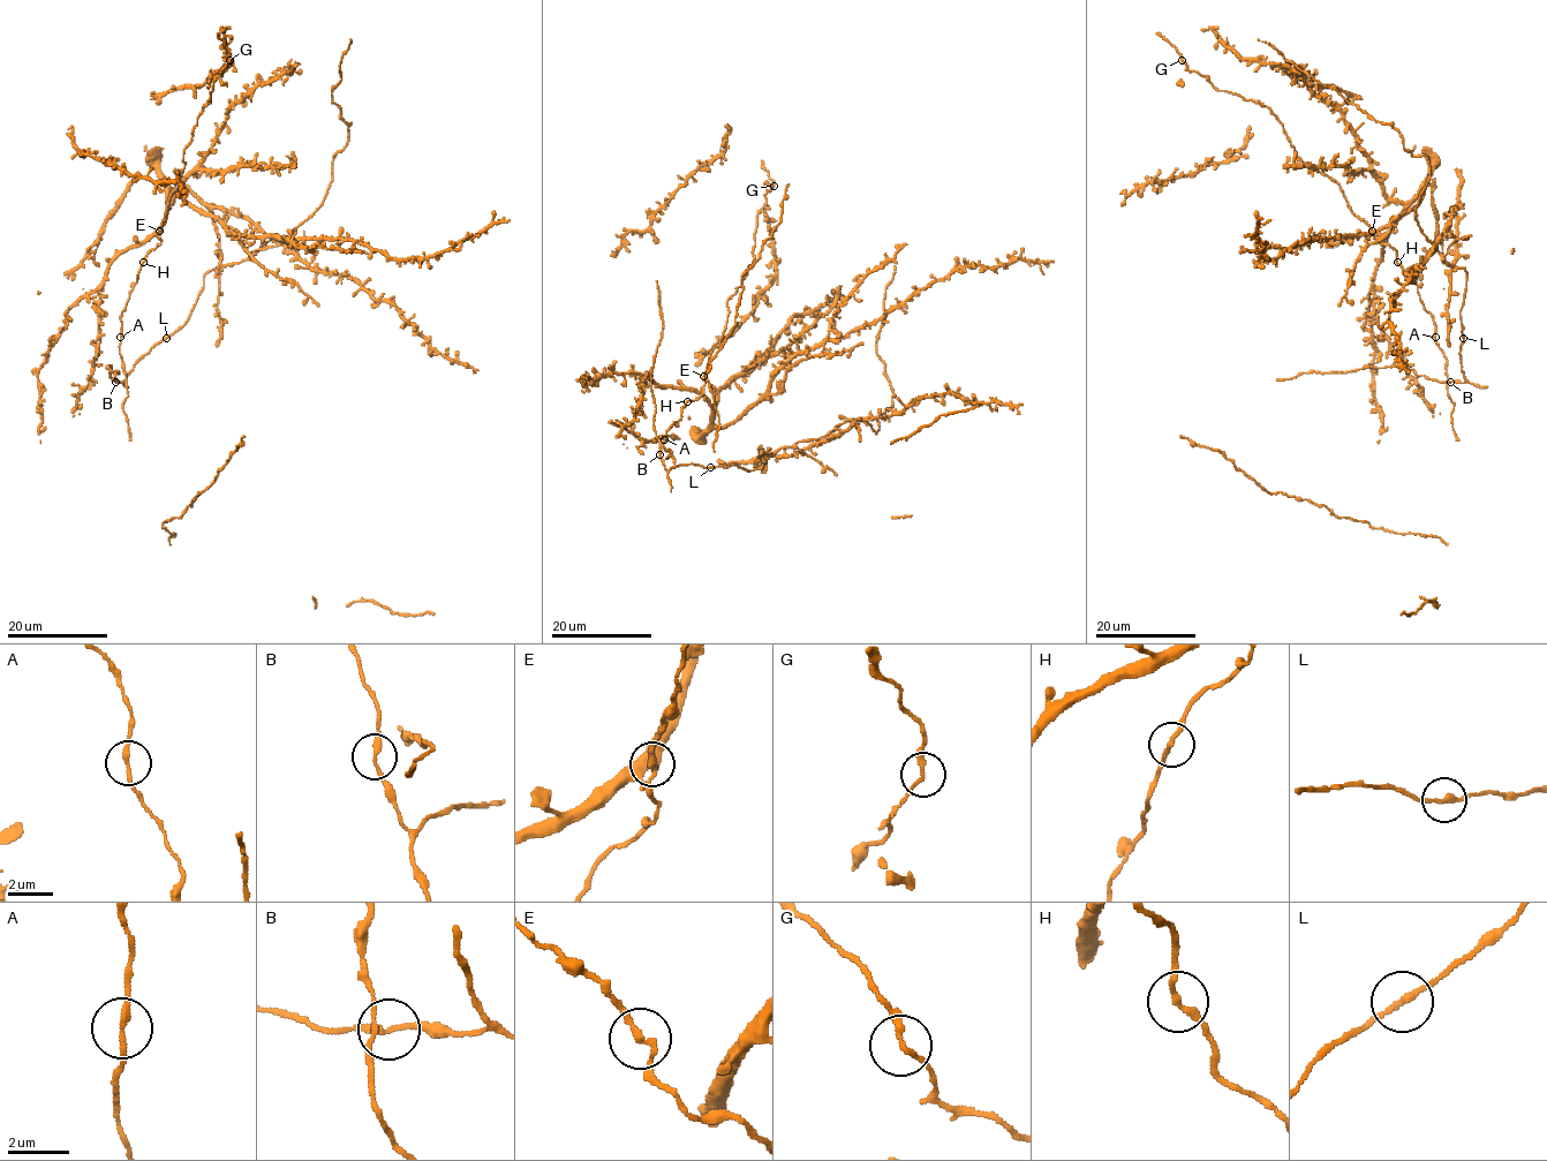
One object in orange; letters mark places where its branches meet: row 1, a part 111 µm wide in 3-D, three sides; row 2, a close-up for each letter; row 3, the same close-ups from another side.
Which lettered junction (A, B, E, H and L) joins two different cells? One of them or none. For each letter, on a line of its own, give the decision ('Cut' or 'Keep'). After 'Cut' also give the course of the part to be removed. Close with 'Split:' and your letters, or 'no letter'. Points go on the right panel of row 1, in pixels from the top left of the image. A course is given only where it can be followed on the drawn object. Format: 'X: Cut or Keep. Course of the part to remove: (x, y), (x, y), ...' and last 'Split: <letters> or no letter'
A: Keep
B: Keep
E: Keep
H: Keep
L: Keep
Split: no letter

